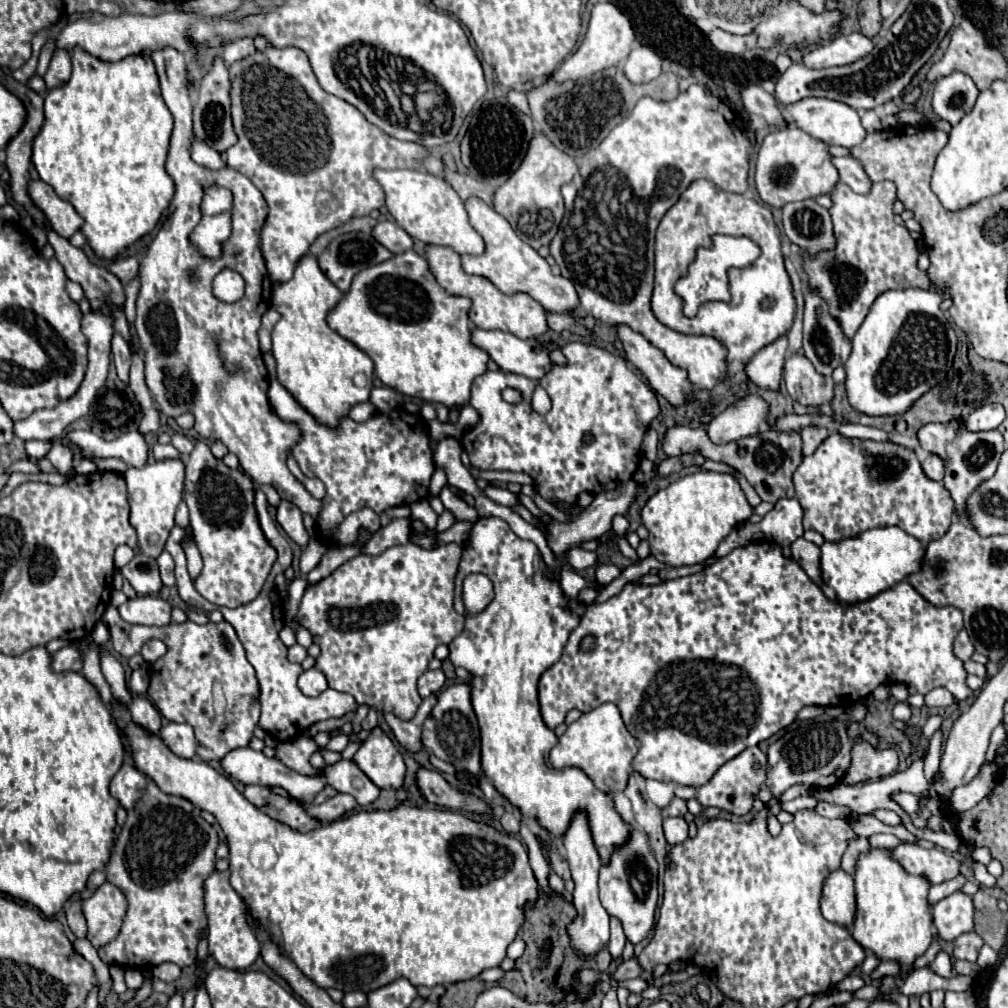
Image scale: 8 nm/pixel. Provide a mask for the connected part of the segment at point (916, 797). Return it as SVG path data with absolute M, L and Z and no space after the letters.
M894 792L892 800L896 800L896 804L900 804L900 808L904 808L904 812L914 820L918 818L918 810L920 810L920 800L926 798L928 792L922 794L910 794L910 792Z

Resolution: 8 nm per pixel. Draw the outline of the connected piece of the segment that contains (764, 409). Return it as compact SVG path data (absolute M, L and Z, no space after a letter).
M748 394L710 422L708 436L714 444L728 444L732 440L754 436L760 432L760 424L766 422L768 412L770 404L762 396Z

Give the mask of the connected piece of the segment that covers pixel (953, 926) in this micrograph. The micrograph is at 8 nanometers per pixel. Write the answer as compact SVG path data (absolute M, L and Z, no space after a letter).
M954 892L932 906L934 926L942 940L956 940L974 928L974 904L964 892Z

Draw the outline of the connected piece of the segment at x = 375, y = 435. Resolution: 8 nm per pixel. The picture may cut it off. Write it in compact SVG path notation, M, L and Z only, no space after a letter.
M276 380L270 382L268 390L268 400L272 404L272 410L280 416L280 420L288 424L298 424L300 428L300 440L294 444L292 454L302 470L304 476L308 478L320 478L326 486L326 496L322 504L322 514L318 520L320 536L328 540L332 528L342 522L344 516L348 516L354 510L360 508L372 508L374 512L384 512L394 506L408 506L418 500L426 500L430 494L430 478L434 472L434 460L432 460L432 450L430 450L430 436L426 432L426 424L422 422L420 416L414 416L406 410L392 410L390 414L376 414L366 422L354 422L350 418L344 418L338 426L338 430L330 430L322 424L318 424L306 410L300 408L300 404L290 396L290 392L280 386Z

